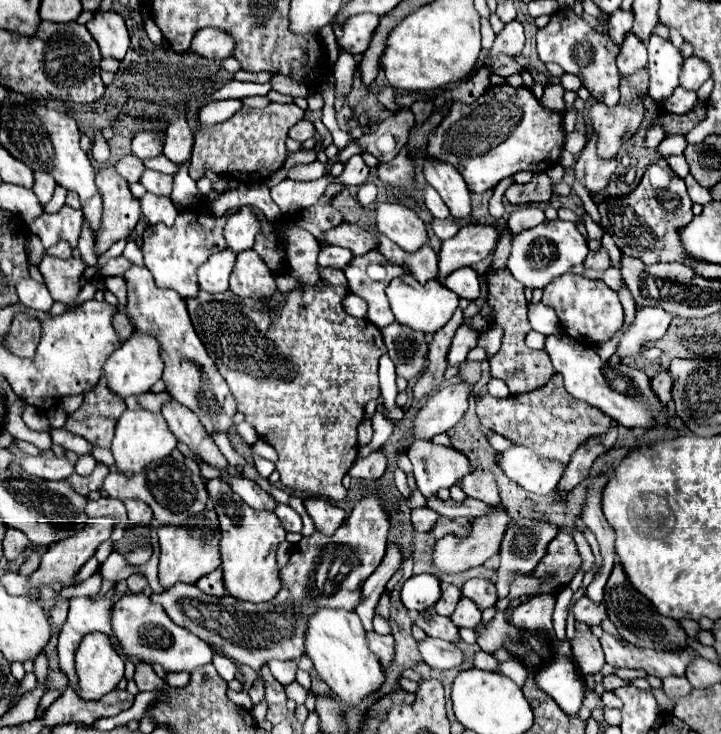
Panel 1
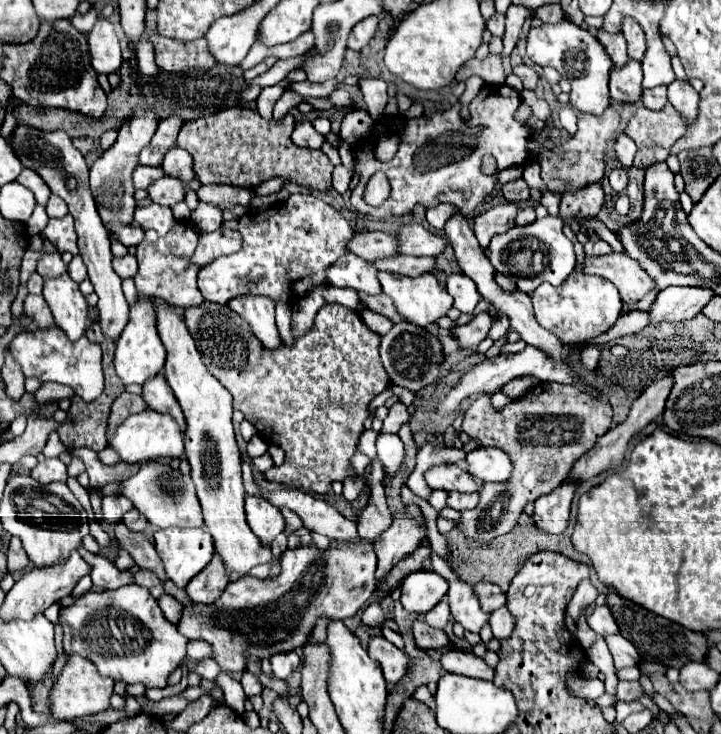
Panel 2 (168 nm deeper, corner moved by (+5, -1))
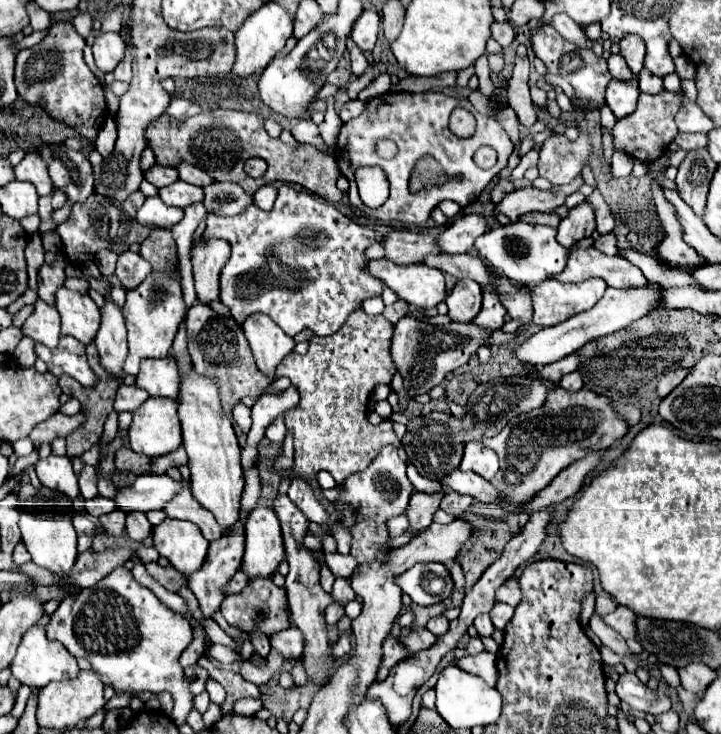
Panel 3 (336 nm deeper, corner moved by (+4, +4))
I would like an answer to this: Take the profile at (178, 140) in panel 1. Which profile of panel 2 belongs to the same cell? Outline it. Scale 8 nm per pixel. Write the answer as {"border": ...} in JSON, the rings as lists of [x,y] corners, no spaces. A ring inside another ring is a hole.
{"border":[[[174,147],[170,153],[166,153],[162,169],[166,175],[182,179],[182,181],[192,181],[194,179],[194,169],[192,169],[192,157],[188,151]]]}

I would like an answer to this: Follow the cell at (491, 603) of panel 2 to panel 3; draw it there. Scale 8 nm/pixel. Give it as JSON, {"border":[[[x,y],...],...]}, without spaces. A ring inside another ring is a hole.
{"border":[[[509,578],[505,580],[497,592],[495,592],[495,600],[497,602],[505,602],[509,606],[517,606],[519,604],[519,598],[521,598],[521,592],[519,592],[519,584],[515,578]]]}

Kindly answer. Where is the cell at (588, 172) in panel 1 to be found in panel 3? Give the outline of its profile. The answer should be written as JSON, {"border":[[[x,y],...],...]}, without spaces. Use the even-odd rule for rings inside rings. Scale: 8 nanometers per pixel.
{"border":[[[581,202],[573,210],[569,210],[567,218],[561,220],[557,230],[559,230],[557,232],[559,242],[567,248],[571,248],[577,240],[591,236],[591,232],[595,230],[595,210],[593,210],[593,206],[589,202]]]}

